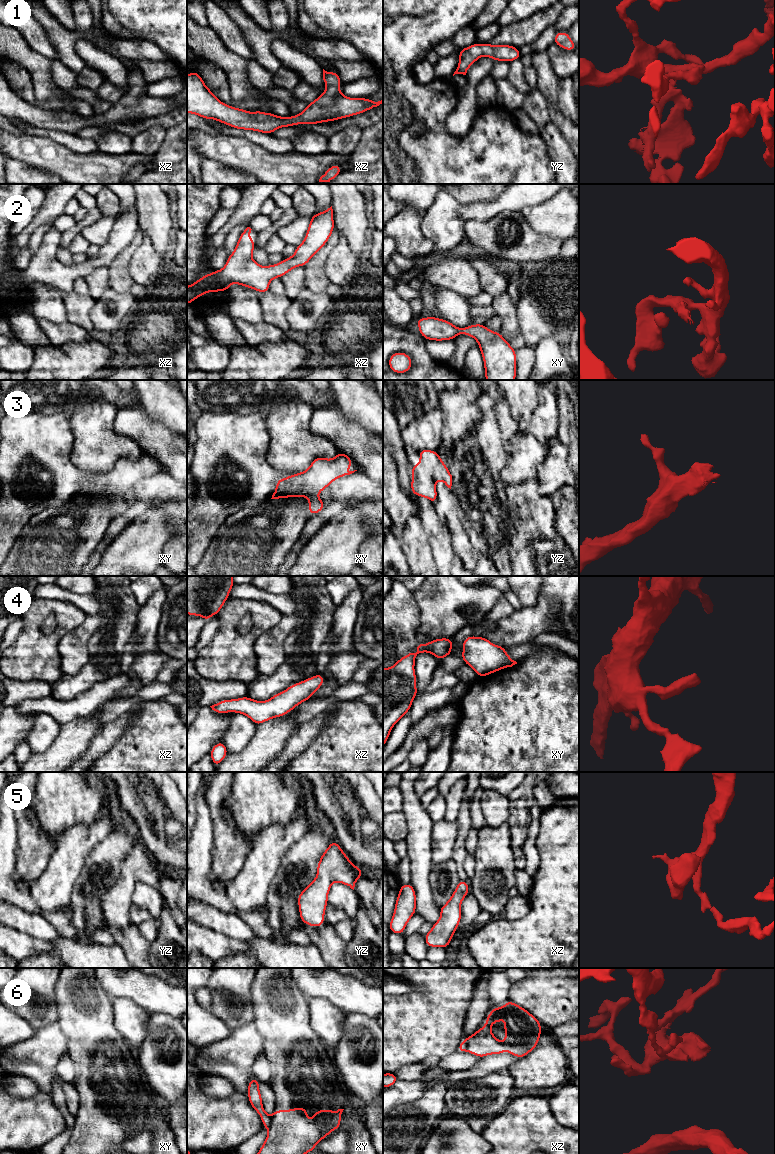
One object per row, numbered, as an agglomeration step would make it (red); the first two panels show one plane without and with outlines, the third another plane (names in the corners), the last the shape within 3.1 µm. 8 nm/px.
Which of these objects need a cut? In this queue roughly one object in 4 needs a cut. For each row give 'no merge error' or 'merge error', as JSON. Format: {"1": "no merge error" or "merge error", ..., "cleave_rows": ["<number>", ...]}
{"1": "no merge error", "2": "no merge error", "3": "no merge error", "4": "no merge error", "5": "no merge error", "6": "merge error", "cleave_rows": ["6"]}

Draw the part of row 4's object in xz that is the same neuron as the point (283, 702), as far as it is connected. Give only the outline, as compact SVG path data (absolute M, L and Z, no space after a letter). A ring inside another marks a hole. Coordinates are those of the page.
M316 674L290 685L286 690L275 694L267 701L257 701L246 696L239 699L222 700L210 707L218 714L241 713L258 726L270 719L282 717L300 703L308 701L323 683L323 674Z

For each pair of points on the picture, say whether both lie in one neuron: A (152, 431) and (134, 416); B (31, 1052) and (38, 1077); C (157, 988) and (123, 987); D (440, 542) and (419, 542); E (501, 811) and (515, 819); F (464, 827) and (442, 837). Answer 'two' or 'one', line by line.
A: one
B: two
C: one
D: two
E: two
F: two

